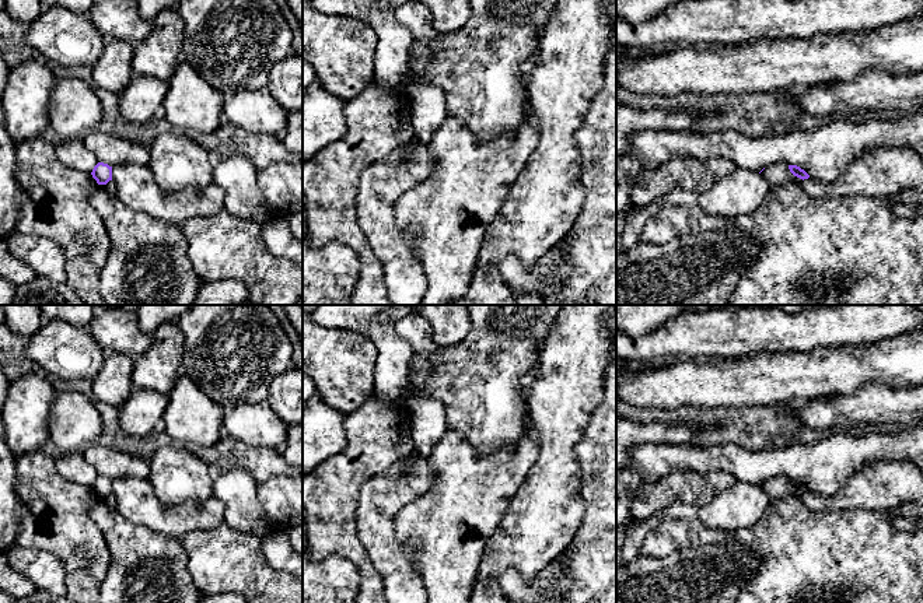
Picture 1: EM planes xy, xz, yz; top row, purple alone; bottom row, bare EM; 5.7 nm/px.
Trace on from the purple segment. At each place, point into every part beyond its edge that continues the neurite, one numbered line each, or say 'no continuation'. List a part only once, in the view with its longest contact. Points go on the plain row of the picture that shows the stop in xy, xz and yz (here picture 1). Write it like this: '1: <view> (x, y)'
no continuation

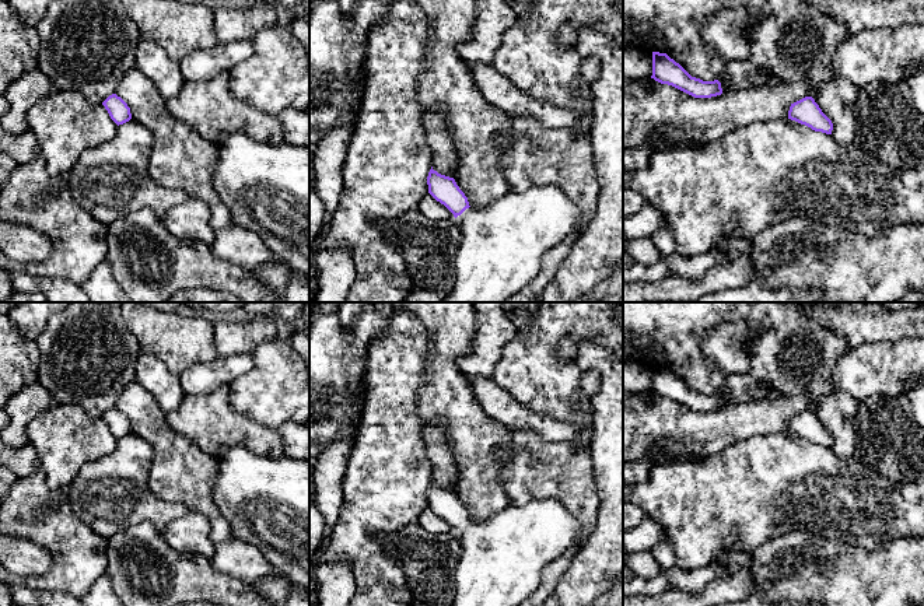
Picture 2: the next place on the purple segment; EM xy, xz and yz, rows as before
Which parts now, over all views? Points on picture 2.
1: xz (501, 560)

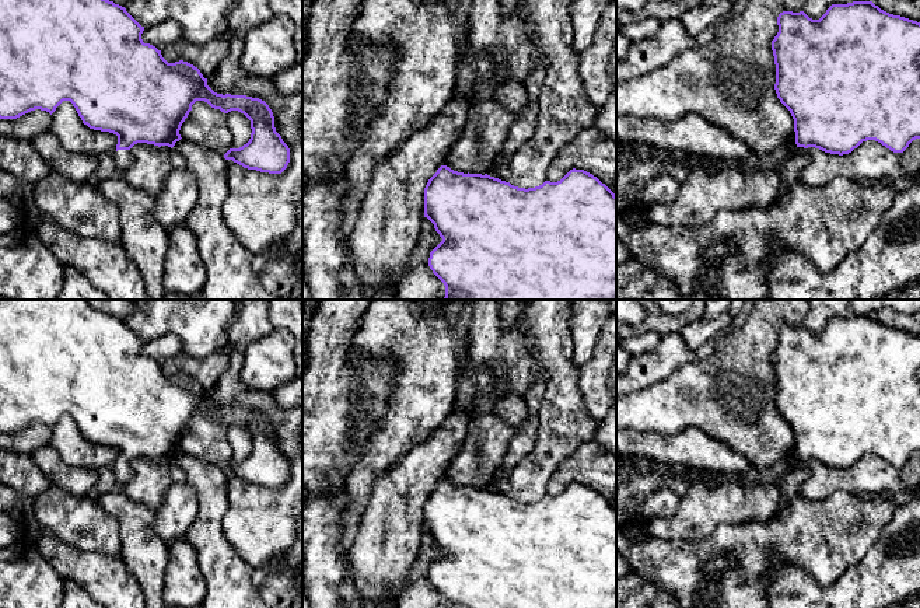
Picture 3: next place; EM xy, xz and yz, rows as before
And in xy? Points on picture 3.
1: xy (123, 471)

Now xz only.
no continuation

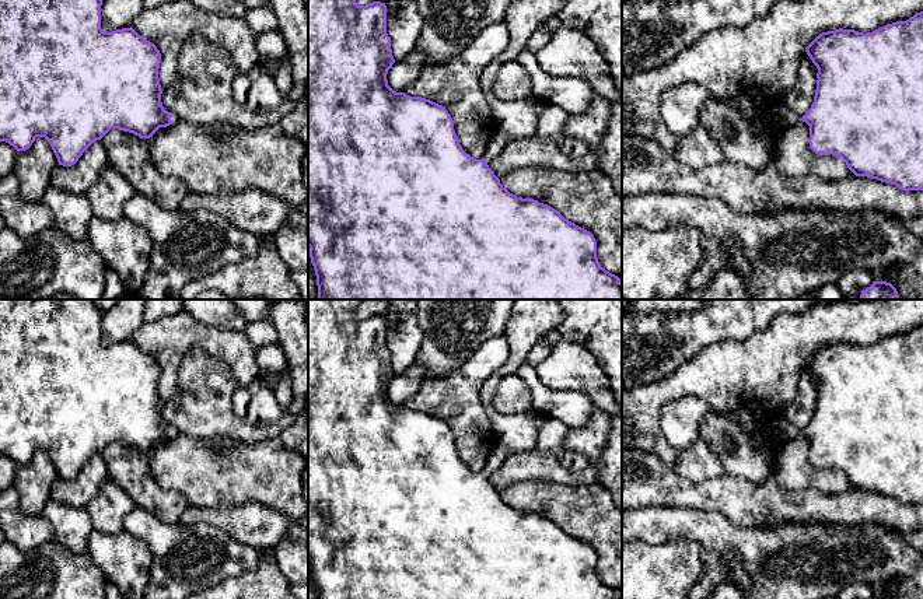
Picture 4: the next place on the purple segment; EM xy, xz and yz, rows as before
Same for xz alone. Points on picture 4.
1: xz (499, 454)

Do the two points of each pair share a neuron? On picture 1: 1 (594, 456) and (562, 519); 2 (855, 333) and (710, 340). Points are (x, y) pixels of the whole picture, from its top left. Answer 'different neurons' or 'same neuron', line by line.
1: different neurons
2: same neuron

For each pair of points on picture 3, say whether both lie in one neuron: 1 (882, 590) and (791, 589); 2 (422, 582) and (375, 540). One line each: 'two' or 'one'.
1: one
2: two

